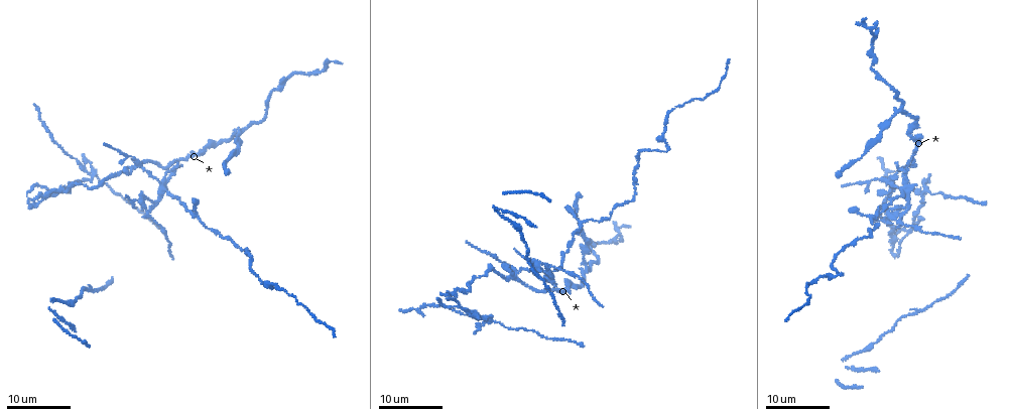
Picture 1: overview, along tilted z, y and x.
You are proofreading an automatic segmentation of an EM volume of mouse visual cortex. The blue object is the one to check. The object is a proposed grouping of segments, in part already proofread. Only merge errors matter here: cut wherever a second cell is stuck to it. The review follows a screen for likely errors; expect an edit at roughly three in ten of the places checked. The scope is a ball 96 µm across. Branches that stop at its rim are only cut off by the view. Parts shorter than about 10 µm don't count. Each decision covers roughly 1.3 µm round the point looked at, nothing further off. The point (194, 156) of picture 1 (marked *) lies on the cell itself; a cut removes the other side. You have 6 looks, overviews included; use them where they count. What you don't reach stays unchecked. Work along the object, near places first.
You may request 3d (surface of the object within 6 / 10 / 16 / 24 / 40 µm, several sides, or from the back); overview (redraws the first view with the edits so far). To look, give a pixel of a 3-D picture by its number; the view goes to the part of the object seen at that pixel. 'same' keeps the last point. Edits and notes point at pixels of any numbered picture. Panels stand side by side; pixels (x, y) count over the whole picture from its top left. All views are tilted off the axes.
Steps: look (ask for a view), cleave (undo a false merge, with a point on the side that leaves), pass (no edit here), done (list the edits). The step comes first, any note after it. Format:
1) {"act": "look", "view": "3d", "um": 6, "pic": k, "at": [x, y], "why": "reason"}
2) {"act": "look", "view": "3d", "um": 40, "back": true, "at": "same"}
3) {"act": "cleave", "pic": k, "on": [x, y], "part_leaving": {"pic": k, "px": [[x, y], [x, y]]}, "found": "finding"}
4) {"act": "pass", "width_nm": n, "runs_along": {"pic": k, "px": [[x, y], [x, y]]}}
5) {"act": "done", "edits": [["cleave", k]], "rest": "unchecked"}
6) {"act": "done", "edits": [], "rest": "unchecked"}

{"act": "look", "view": "3d", "um": 16, "pic": 1, "at": [892, 178], "why": "three arms meet"}

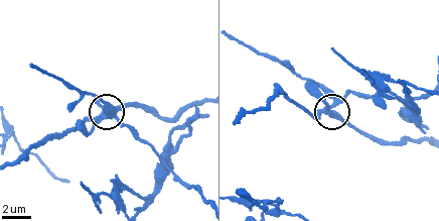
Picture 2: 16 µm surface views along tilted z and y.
{"act": "look", "view": "3d", "um": 10, "pic": 2, "at": [104, 112]}

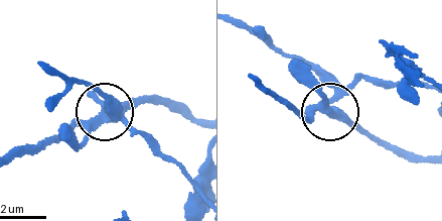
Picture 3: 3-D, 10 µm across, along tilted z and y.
{"act": "look", "view": "3d", "um": 10, "back": true, "pic": 3, "at": [102, 109]}

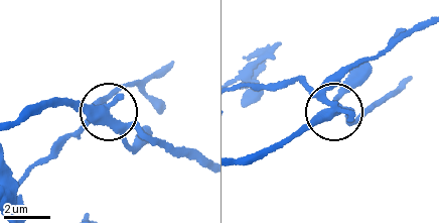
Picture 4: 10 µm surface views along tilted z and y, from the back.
{"act": "cleave", "pic": 4, "on": [338, 77], "arms": 3, "part_leaving": {"pic": 4, "px": [[335, 111], [296, 84], [244, 84]]}, "found": "a second cell is stuck on"}

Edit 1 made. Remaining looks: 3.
{"act": "look", "view": "overview", "why": "see it whole again"}

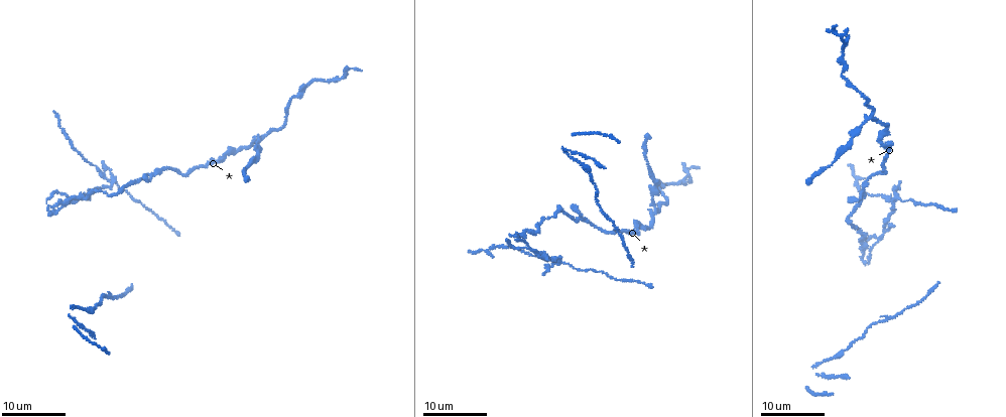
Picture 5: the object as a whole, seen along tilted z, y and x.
{"act": "look", "view": "3d", "um": 24, "pic": 5, "at": [513, 234], "why": "three-way junction"}

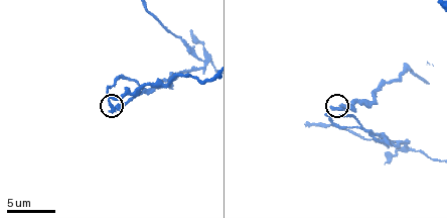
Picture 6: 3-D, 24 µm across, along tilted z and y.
{"act": "look", "view": "3d", "um": 6, "pic": 6, "at": [339, 110], "why": "closer look"}

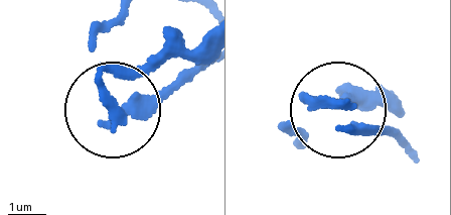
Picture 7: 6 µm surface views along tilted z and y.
{"act": "cleave", "pic": 7, "on": [113, 127], "width_nm": 180, "part_leaving": {"pic": 7, "px": [[102, 81], [120, 109], [140, 111], [205, 70]]}, "found": "two cells meet here"}

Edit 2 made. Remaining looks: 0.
{"act": "done", "edits": [["cleave", 4], ["cleave", 7]], "rest": "unchecked"}

